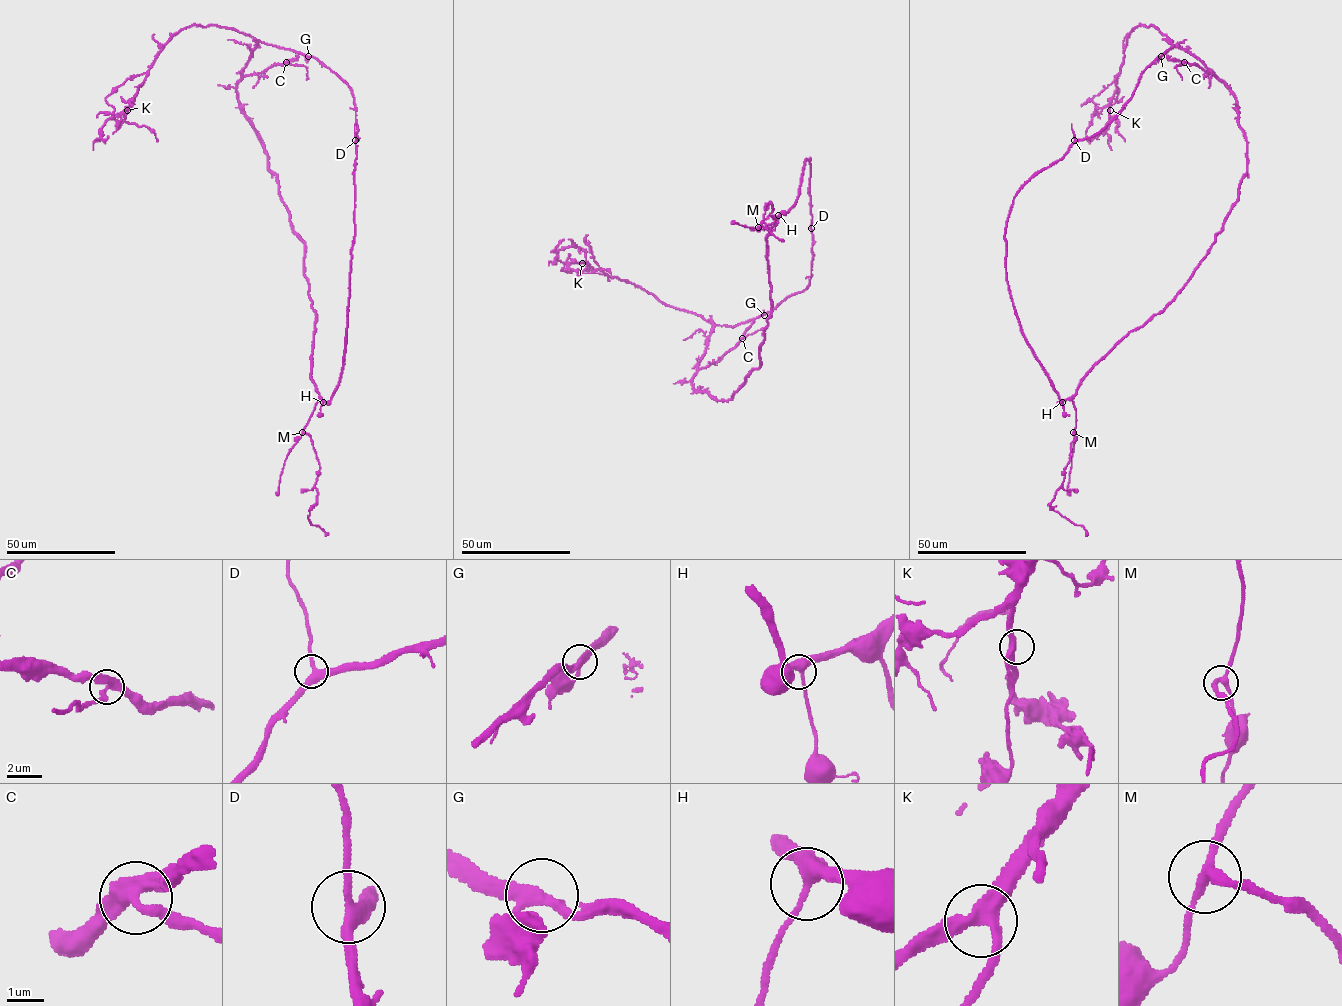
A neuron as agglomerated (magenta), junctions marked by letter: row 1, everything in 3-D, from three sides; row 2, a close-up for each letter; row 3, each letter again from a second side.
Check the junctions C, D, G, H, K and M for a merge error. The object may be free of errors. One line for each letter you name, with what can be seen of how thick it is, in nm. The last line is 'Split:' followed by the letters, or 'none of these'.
Split: none of these

